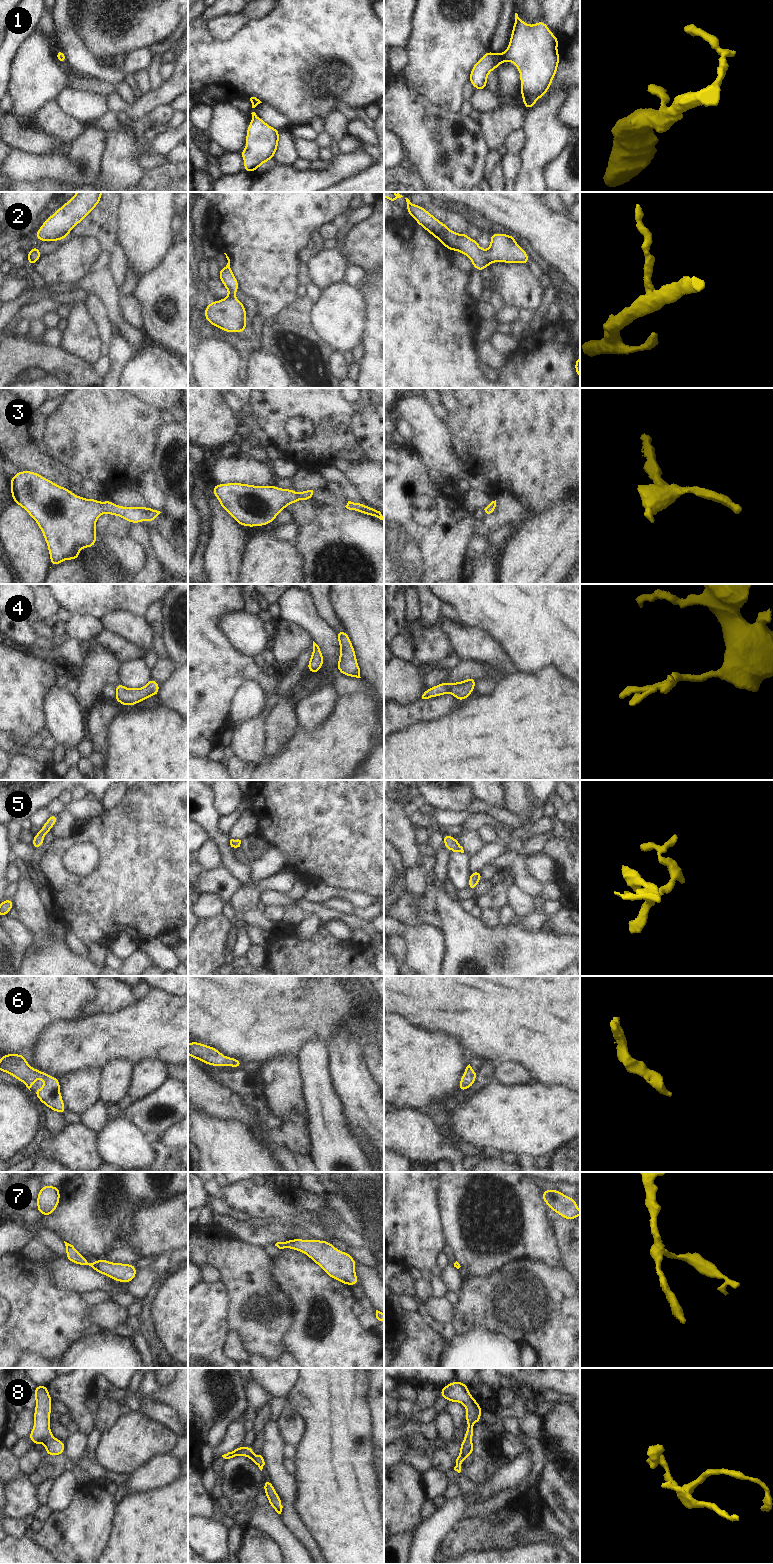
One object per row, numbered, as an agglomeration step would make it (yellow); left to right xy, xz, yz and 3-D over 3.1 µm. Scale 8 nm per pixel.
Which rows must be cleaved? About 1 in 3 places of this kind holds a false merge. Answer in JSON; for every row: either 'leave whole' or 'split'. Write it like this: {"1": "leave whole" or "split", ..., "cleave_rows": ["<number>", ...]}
{"1": "leave whole", "2": "leave whole", "3": "leave whole", "4": "leave whole", "5": "leave whole", "6": "leave whole", "7": "leave whole", "8": "leave whole", "cleave_rows": []}

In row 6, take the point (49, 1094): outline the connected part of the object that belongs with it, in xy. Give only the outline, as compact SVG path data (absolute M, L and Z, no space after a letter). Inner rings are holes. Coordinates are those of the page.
M2 1054L0 1071L12 1075L18 1081L22 1081L29 1090L34 1085L36 1079L43 1079L45 1082L43 1087L34 1091L36 1097L46 1107L61 1115L67 1111L60 1093L60 1080L30 1067L25 1055Z

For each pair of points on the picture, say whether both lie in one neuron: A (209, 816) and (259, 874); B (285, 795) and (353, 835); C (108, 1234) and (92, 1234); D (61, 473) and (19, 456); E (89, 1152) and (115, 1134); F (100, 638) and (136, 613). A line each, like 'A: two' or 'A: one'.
A: two
B: one
C: one
D: one
E: two
F: two

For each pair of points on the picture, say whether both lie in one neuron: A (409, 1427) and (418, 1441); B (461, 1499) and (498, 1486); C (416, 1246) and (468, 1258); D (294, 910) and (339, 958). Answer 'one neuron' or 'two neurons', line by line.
A: two neurons
B: one neuron
C: two neurons
D: two neurons

